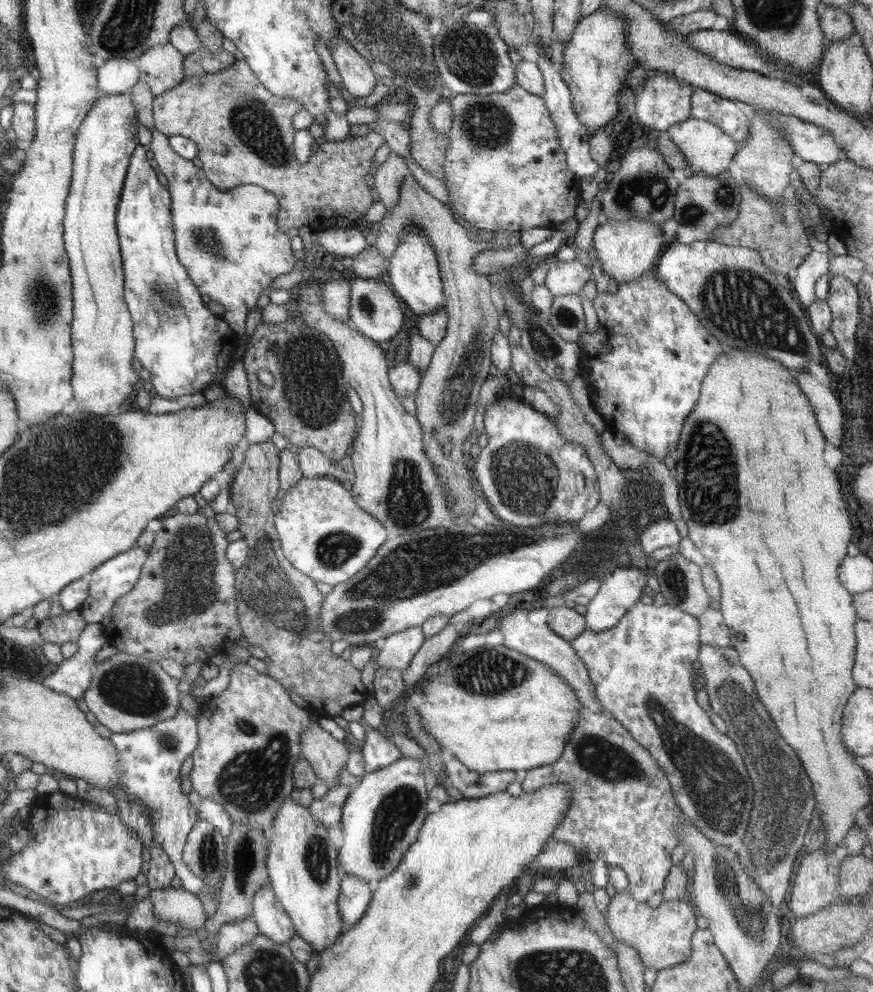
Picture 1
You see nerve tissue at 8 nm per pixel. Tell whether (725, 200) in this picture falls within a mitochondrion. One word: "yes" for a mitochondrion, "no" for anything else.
yes

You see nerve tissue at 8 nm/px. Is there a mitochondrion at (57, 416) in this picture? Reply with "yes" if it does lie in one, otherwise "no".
no

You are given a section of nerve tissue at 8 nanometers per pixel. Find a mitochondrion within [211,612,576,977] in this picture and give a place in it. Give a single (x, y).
(251, 781)

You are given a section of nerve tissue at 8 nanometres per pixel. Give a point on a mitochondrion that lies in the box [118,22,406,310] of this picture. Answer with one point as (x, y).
(256, 127)

